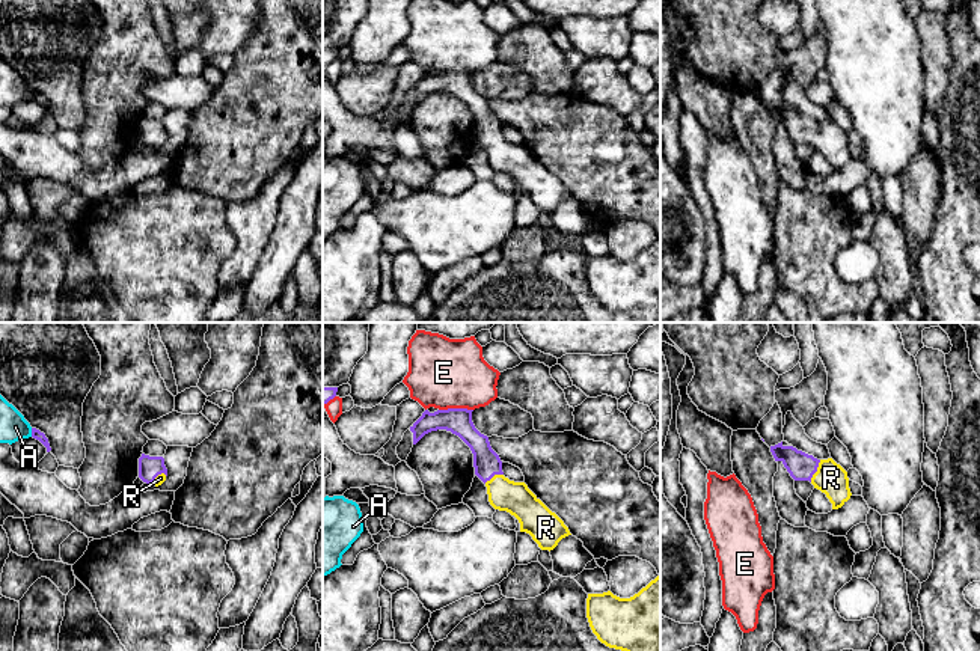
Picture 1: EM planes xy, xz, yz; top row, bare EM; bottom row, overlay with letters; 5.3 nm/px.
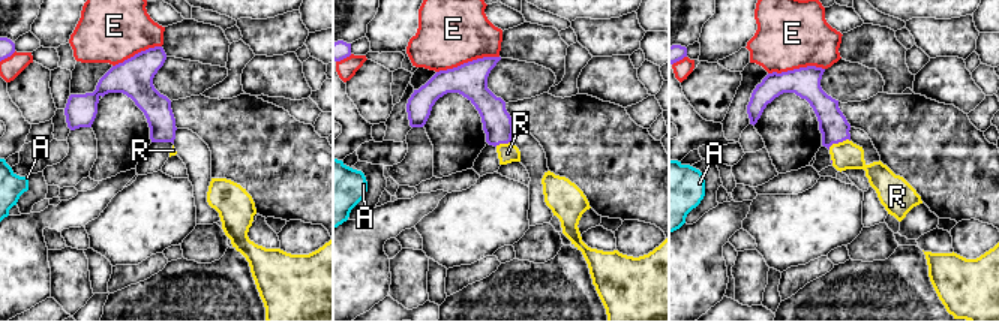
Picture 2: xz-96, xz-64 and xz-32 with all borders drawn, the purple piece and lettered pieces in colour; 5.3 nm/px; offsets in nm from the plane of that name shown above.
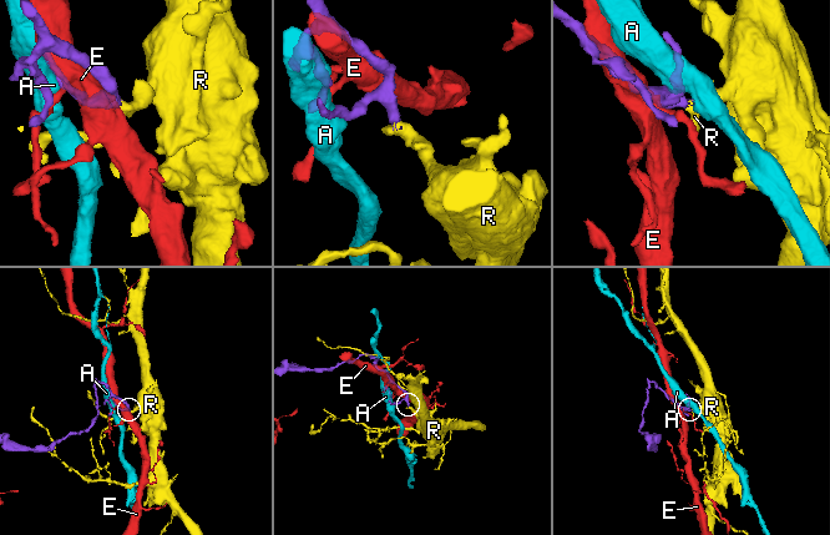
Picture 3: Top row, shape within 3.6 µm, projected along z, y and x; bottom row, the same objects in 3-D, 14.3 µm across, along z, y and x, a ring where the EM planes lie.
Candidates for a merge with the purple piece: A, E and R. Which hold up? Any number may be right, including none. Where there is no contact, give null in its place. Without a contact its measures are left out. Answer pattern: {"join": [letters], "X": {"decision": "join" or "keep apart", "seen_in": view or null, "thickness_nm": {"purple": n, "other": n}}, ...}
{"join": ["R"], "A": {"decision": "keep apart", "seen_in": "xy", "thickness_nm": {"purple": 50, "other": 150}}, "E": {"decision": "keep apart", "seen_in": "xz", "thickness_nm": {"purple": 140, "other": 380}}, "R": {"decision": "join", "seen_in": "yz", "thickness_nm": {"purple": 150, "other": 170}}}

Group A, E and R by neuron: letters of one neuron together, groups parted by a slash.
A / E / R

